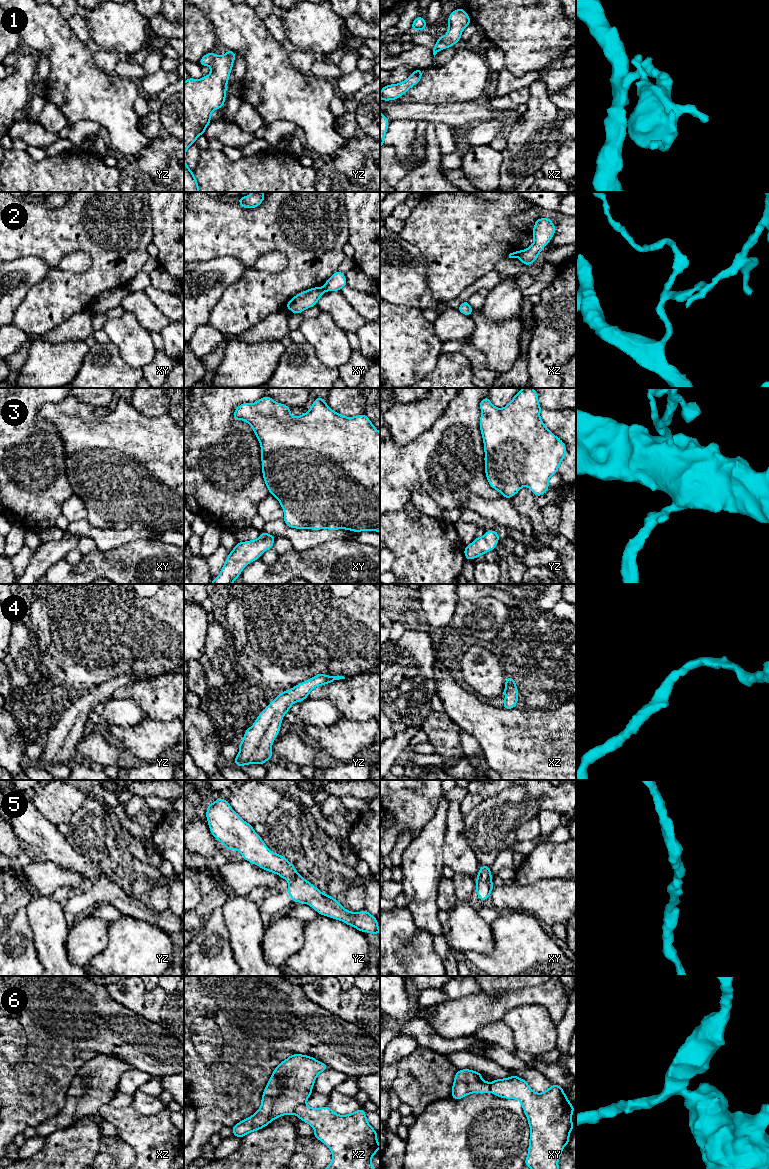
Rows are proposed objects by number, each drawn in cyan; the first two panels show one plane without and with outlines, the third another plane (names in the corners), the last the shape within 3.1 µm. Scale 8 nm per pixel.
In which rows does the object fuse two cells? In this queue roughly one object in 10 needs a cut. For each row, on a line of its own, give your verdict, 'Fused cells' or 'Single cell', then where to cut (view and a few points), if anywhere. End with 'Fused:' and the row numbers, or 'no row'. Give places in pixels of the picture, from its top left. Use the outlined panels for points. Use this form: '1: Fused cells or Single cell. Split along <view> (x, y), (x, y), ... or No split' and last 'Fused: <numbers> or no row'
1: Single cell. No split
2: Fused cells. Split along xz (520, 251), (518, 256)
3: Single cell. No split
4: Single cell. No split
5: Single cell. No split
6: Fused cells. Split along xz (305, 1102), (301, 1103), (294, 1113)
Fused: 2, 6

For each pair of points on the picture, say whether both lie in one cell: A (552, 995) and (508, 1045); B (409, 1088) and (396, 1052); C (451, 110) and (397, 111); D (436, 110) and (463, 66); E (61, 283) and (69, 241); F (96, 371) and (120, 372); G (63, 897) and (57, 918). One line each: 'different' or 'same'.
A: different
B: different
C: same
D: different
E: same
F: same
G: different

